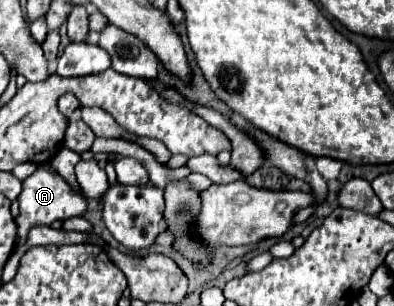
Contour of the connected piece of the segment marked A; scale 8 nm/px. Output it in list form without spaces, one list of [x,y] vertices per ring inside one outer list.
[[[36,169],[24,183],[22,183],[22,193],[18,197],[20,203],[20,217],[16,219],[18,225],[18,241],[16,245],[20,247],[22,243],[26,243],[28,231],[34,225],[50,225],[54,221],[66,221],[70,217],[84,217],[86,213],[86,197],[84,193],[78,189],[72,189],[72,185],[68,181],[64,181],[60,175],[48,171],[48,169]]]

